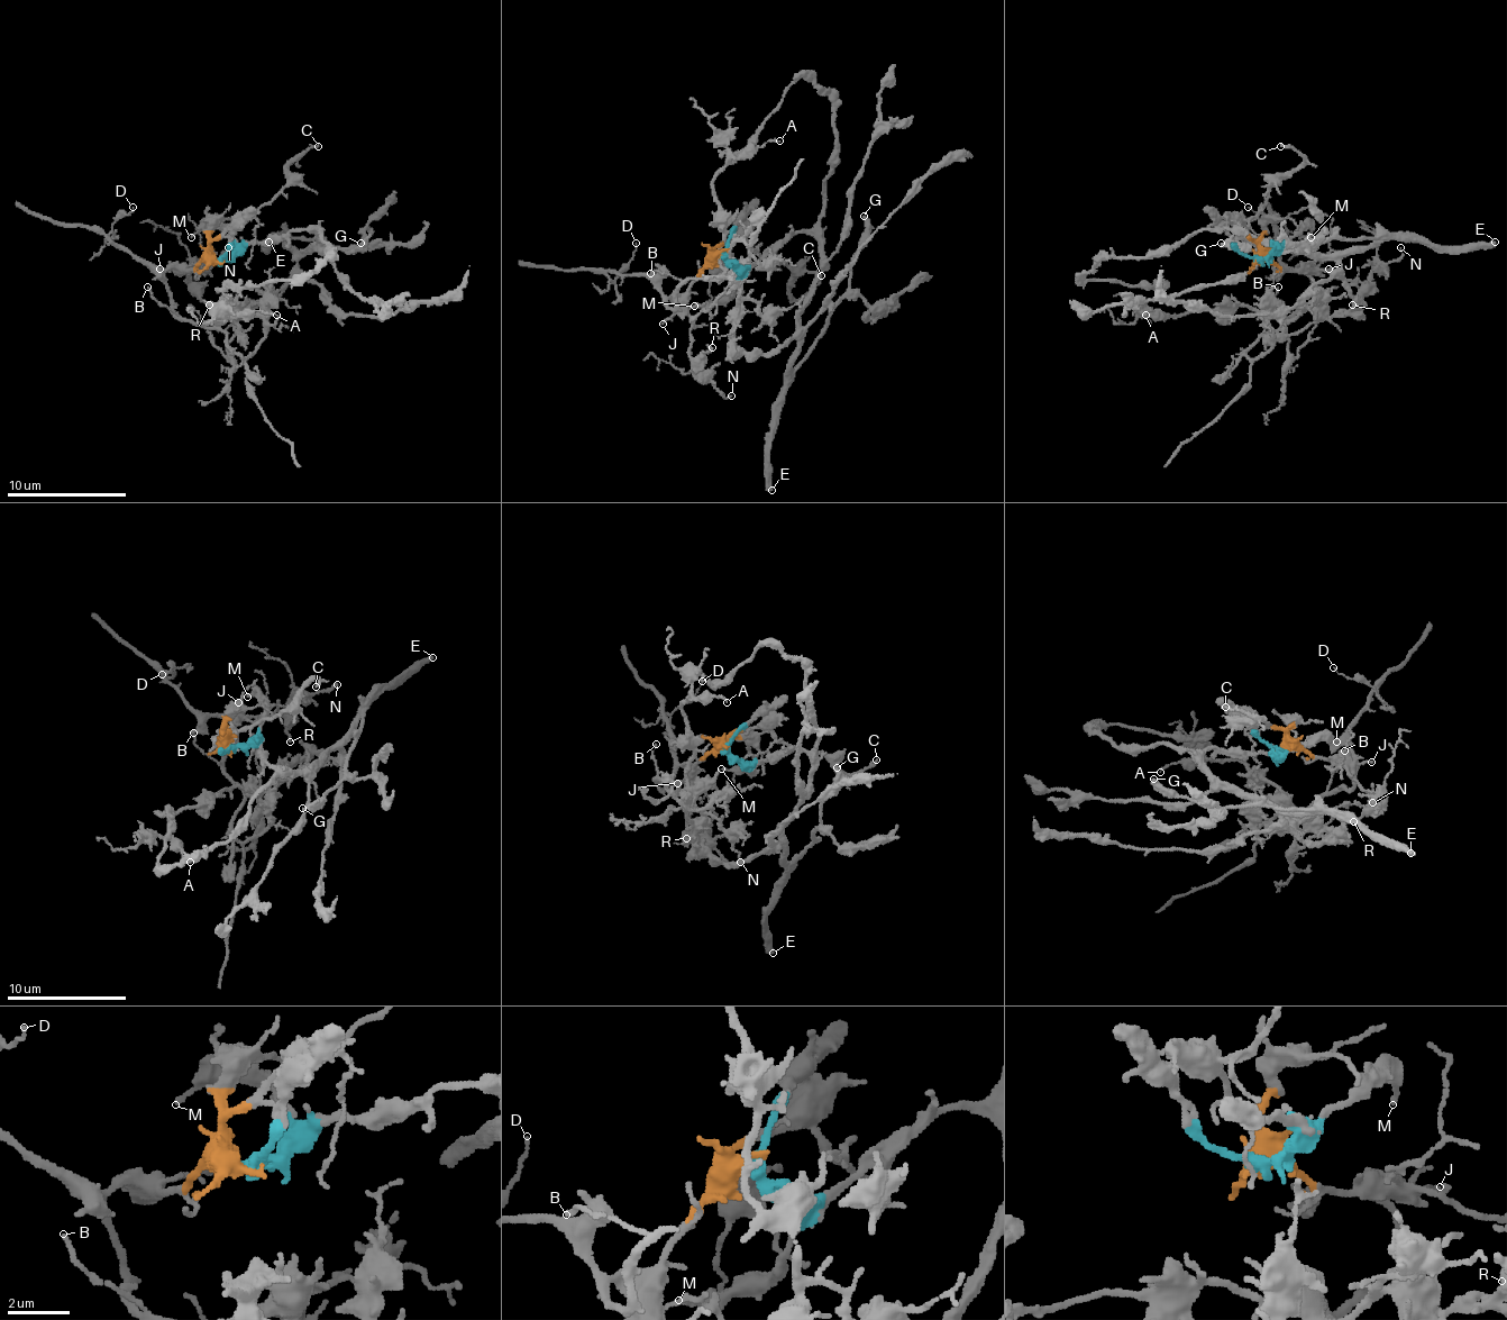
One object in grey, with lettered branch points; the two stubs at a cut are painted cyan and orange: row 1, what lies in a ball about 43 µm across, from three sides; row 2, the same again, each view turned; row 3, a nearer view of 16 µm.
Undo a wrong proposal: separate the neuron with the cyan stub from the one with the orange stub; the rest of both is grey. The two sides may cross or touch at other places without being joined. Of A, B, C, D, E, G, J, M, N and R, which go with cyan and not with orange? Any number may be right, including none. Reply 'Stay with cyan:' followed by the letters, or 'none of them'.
Stay with cyan: E, G, M

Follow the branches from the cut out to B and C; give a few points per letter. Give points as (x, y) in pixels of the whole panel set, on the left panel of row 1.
B: (219, 262), (203, 258), (185, 271), (171, 267), (165, 276), (176, 316), (147, 285)
C: (219, 262), (210, 244), (288, 184), (288, 166), (318, 145)

